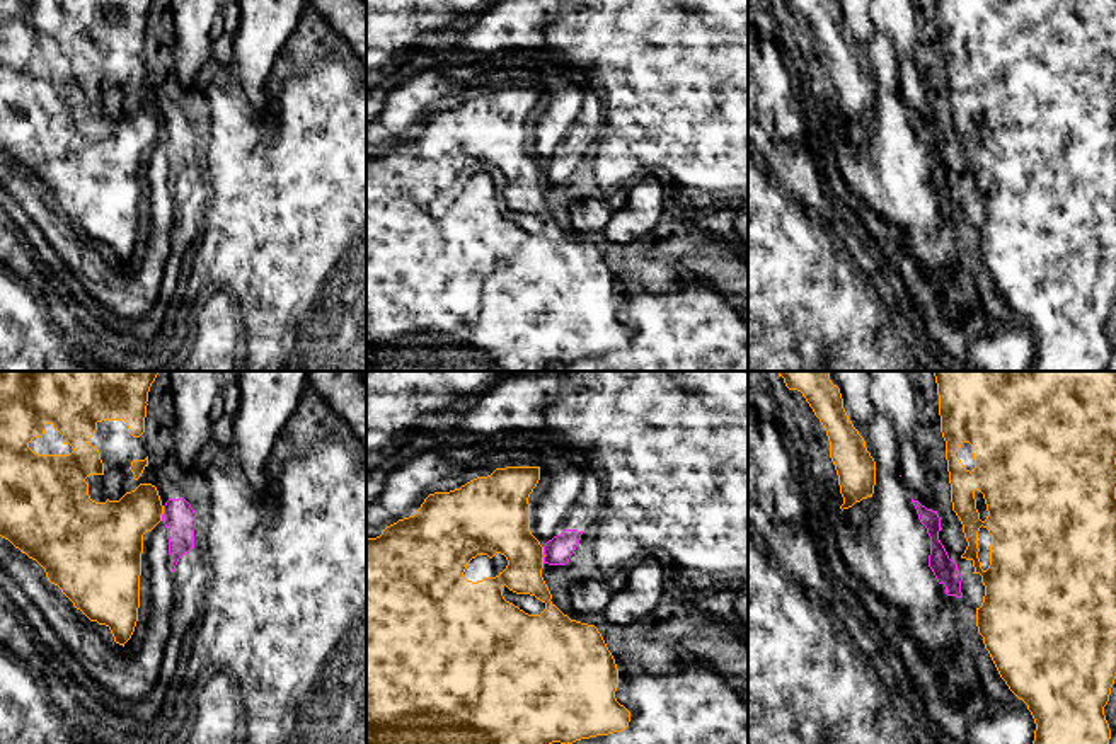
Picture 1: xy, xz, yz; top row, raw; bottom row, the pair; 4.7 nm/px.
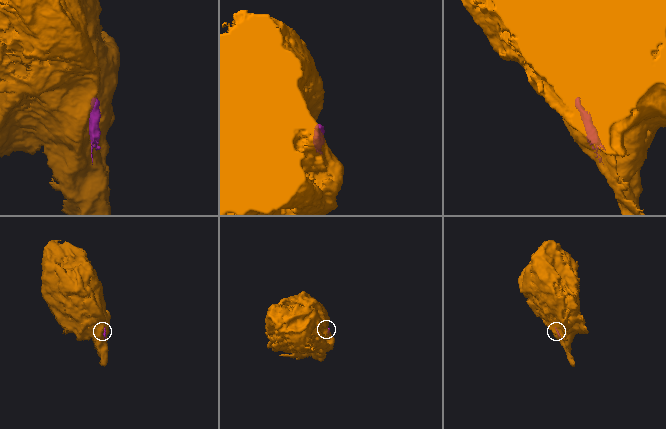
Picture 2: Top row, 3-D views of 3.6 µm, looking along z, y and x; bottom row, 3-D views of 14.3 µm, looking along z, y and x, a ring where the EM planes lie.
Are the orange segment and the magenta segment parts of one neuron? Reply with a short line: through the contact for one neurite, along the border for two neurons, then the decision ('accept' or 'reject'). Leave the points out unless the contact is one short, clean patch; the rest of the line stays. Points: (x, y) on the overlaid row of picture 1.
reject

